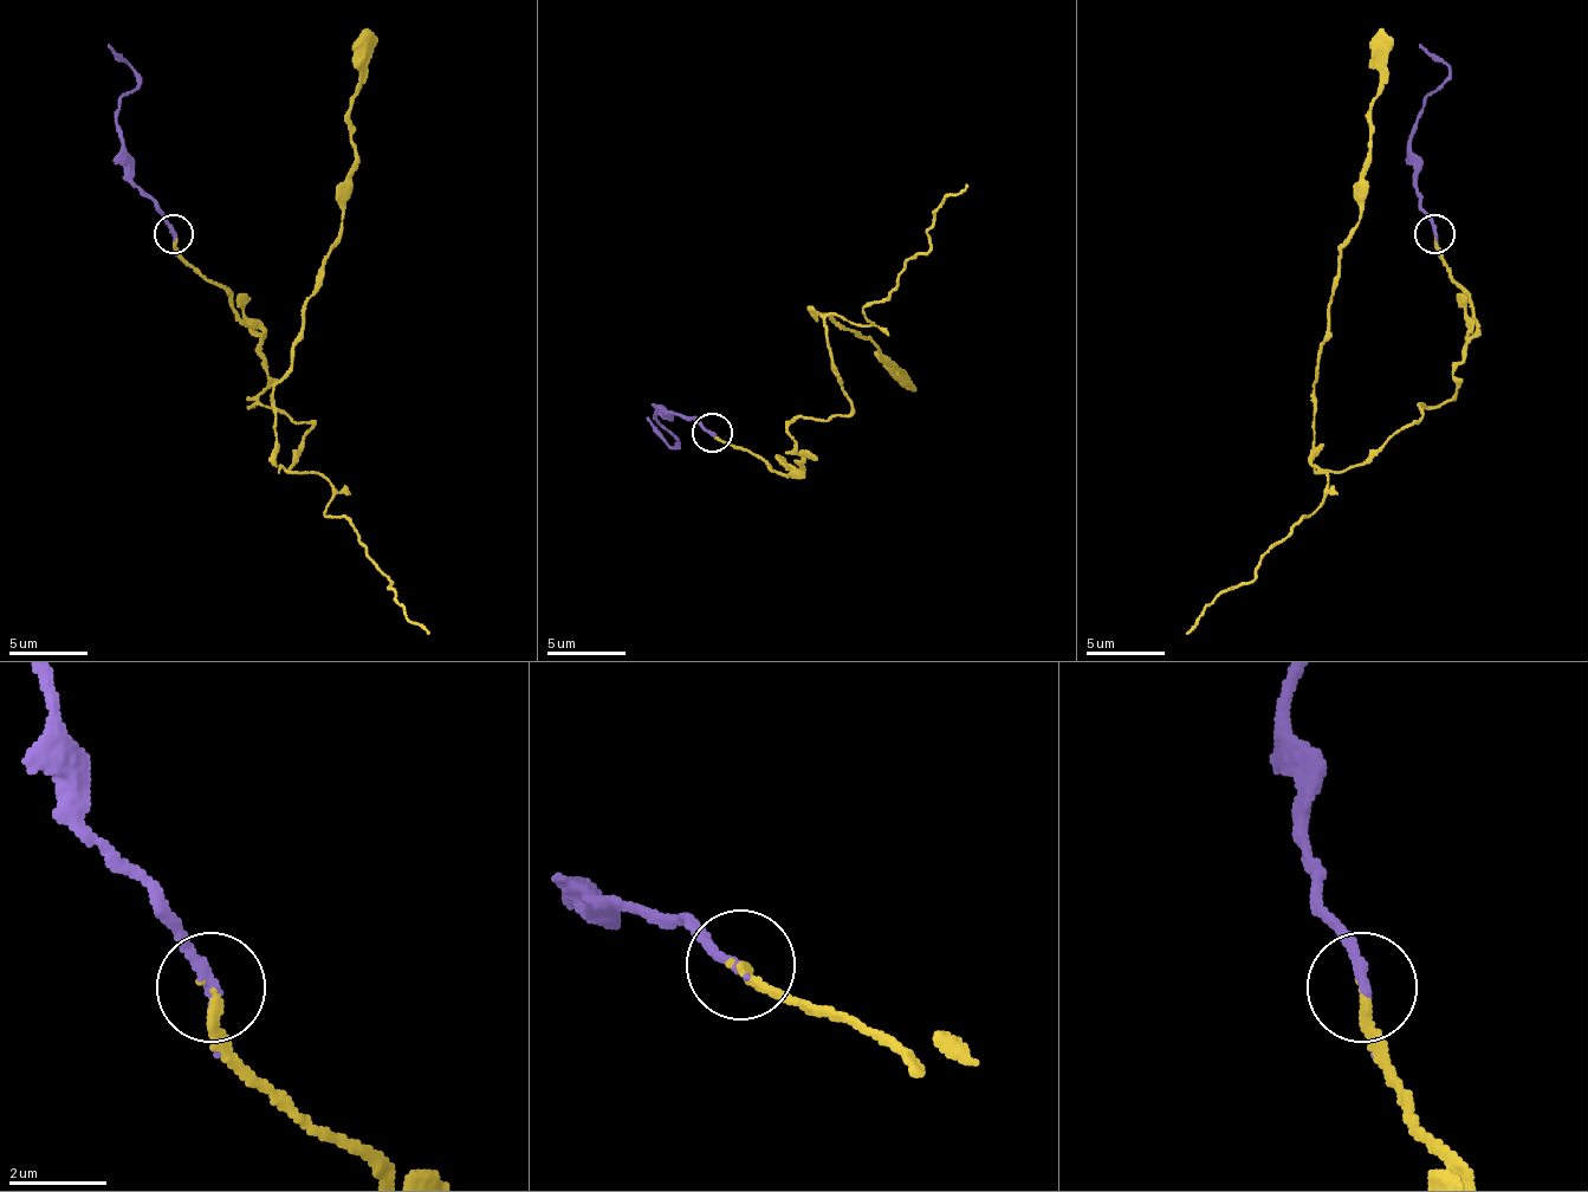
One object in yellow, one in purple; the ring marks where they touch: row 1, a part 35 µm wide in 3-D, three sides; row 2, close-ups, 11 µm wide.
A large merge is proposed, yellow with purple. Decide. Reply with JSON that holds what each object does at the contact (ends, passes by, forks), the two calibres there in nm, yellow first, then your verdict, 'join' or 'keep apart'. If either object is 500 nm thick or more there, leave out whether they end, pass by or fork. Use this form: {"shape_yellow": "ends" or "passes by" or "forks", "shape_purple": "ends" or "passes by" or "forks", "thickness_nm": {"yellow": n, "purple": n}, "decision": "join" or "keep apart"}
{"shape_yellow": "ends", "shape_purple": "ends", "thickness_nm": {"yellow": 200, "purple": 240}, "decision": "join"}

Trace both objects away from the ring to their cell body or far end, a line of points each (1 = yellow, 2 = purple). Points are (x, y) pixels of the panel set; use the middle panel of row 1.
1: (713, 434), (789, 473), (804, 449), (789, 426), (851, 409), (812, 311), (863, 335), (907, 382)
2: (713, 434), (693, 418), (662, 409), (654, 418), (674, 446), (646, 418)

